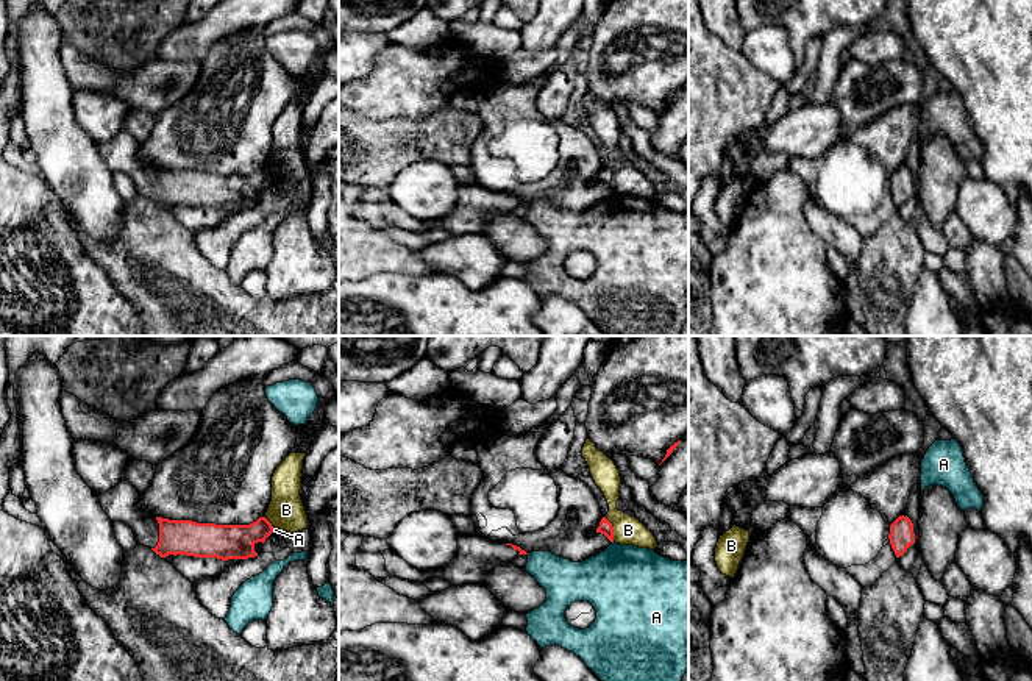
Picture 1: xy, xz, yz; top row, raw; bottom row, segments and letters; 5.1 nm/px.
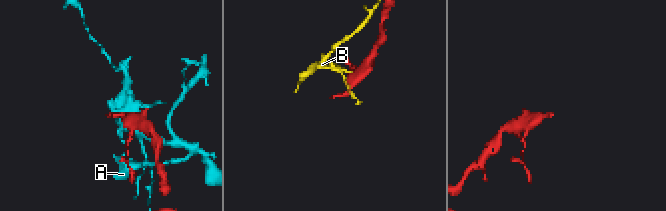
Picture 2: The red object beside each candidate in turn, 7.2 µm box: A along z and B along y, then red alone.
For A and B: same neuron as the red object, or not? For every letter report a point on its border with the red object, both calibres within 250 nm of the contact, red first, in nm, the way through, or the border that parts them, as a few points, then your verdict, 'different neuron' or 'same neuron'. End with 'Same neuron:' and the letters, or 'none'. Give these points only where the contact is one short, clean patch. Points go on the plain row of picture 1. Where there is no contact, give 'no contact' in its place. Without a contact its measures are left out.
A: contact xy (272, 180); calibres 180 and 30 nm; different neuron
B: contact xz (612, 180); calibres 70 and 150 nm; different neuron
Same neuron: none

